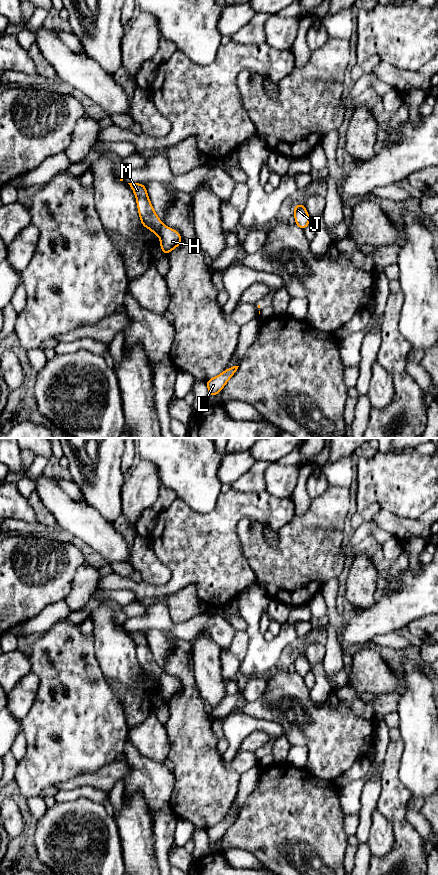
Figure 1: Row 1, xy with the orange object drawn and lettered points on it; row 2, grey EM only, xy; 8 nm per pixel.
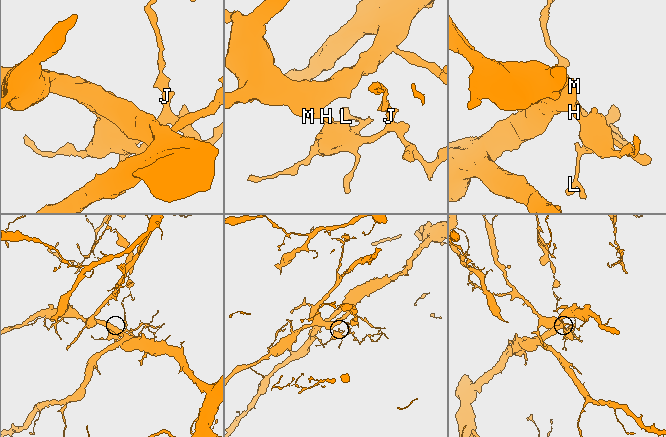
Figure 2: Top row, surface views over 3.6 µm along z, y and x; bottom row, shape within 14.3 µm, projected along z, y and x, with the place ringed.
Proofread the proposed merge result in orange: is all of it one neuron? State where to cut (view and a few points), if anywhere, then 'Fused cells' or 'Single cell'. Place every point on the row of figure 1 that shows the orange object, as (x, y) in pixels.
Split along xy (162, 224), (159, 235). Fused cells

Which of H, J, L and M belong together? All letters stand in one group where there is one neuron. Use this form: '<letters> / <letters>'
H J L / M

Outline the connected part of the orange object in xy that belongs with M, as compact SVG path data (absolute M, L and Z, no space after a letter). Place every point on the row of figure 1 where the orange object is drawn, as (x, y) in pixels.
M140 183L128 184L136 196L141 225L151 230L156 236L160 236L160 230L163 224L151 205L146 185Z

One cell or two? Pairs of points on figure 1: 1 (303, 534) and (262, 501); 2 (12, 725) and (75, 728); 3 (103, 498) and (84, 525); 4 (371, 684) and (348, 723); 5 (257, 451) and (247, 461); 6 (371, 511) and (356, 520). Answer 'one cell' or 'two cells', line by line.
1: two cells
2: two cells
3: two cells
4: two cells
5: two cells
6: one cell

